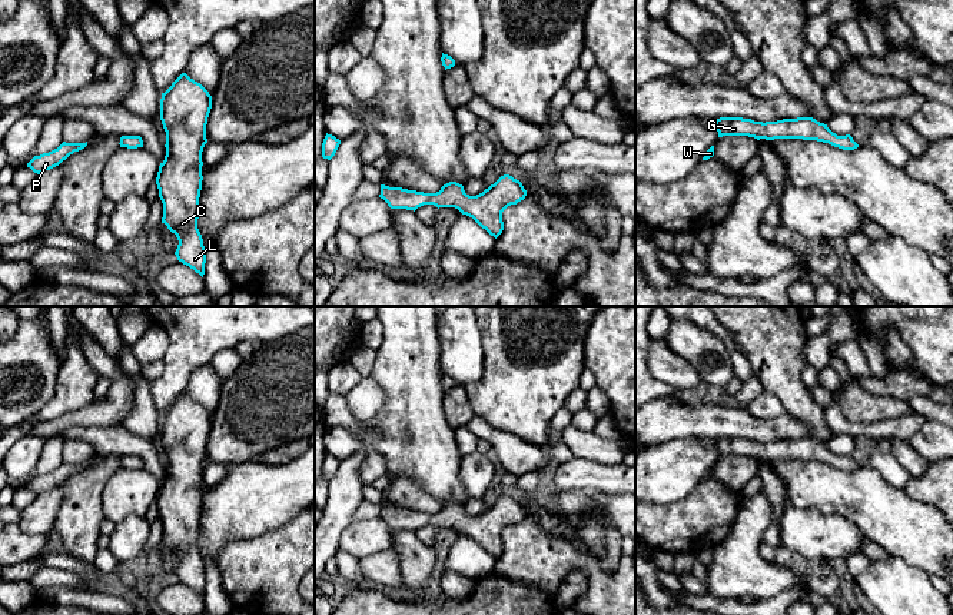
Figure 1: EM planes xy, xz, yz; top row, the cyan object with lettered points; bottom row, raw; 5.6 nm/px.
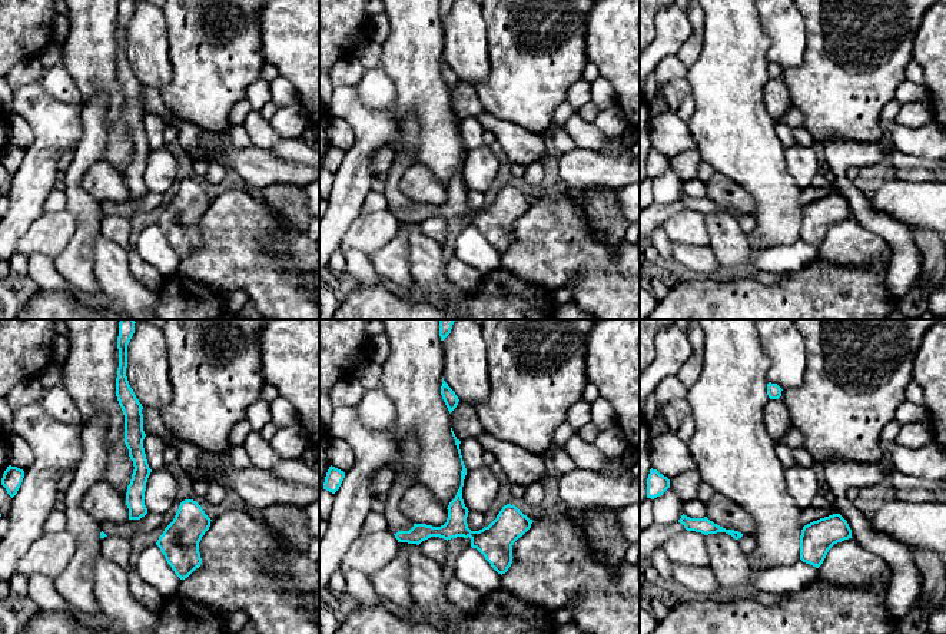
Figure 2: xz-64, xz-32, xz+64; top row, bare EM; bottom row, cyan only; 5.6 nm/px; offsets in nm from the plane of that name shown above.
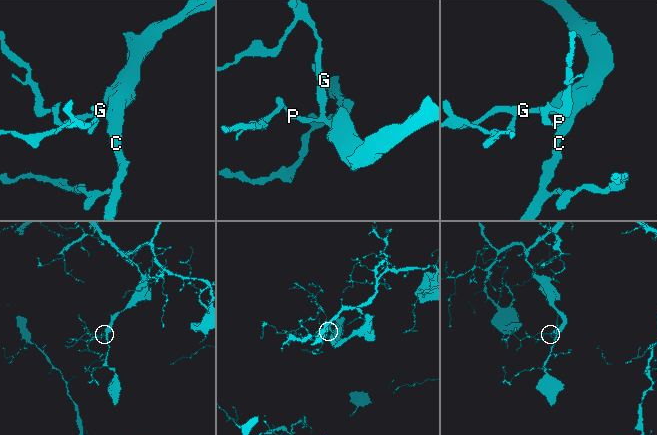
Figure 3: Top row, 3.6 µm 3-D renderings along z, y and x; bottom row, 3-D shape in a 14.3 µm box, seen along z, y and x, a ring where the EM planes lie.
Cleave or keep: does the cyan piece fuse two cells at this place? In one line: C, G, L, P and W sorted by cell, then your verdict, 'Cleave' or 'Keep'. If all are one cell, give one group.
Groups: C G L P W. Keep

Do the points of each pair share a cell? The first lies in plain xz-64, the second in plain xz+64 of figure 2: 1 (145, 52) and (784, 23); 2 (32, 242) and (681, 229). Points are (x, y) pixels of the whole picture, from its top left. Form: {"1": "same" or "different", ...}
{"1": "same", "2": "same"}

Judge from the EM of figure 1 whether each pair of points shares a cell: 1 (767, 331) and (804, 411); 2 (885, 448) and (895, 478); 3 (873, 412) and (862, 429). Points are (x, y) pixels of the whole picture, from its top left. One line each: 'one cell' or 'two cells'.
1: one cell
2: one cell
3: two cells

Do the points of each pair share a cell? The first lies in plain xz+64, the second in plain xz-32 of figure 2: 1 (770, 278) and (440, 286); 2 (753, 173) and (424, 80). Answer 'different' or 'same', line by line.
1: different
2: same

